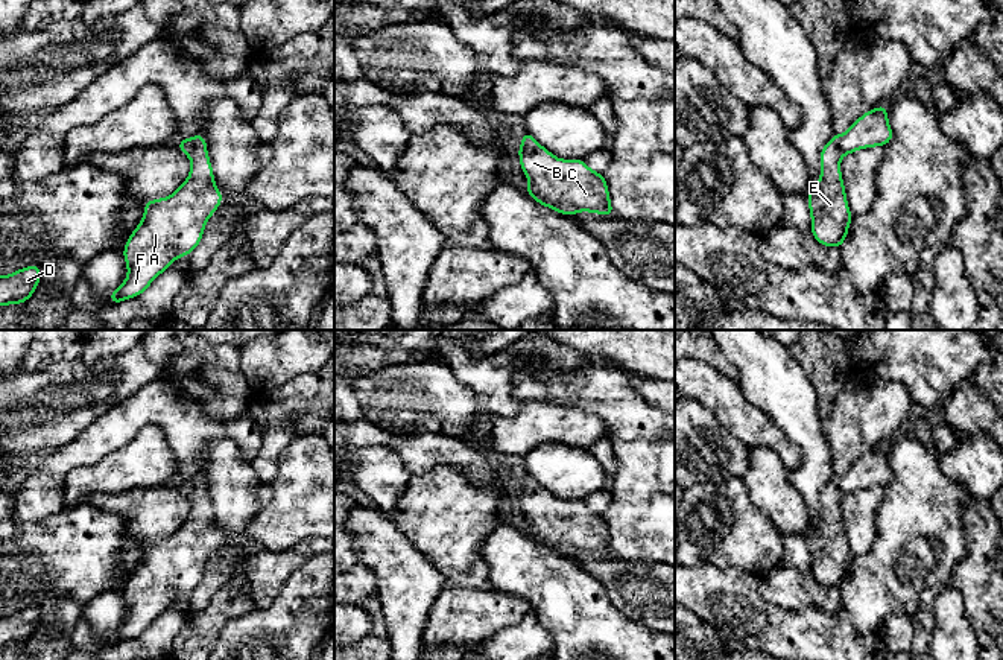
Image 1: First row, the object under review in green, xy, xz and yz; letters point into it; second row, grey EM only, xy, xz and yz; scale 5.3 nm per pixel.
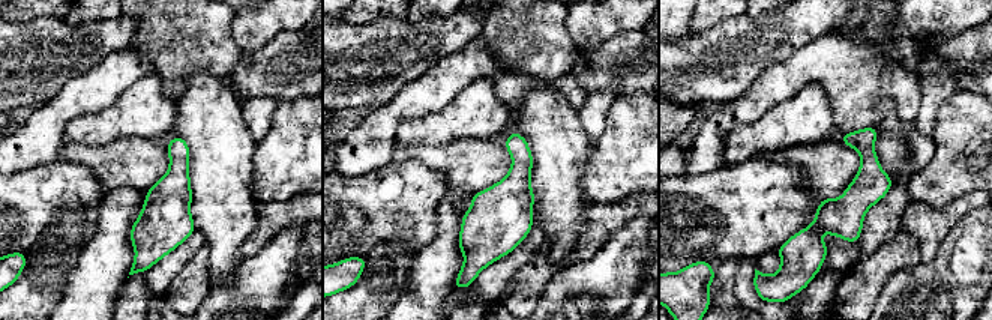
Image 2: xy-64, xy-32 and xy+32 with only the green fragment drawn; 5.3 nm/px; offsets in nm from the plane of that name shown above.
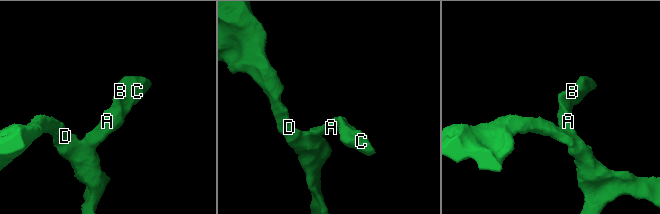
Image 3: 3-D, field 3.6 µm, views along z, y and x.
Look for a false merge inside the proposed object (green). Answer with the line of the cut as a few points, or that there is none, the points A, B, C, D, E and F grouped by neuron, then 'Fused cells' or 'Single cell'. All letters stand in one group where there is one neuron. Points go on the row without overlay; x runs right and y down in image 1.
No split. Groups: A B C D E F. Single cell

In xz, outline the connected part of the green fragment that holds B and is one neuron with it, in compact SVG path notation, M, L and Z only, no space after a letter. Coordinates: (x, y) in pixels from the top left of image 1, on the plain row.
M527 471L518 496L529 523L526 534L538 544L565 557L579 552L614 555L603 516L591 511L584 500L556 499Z

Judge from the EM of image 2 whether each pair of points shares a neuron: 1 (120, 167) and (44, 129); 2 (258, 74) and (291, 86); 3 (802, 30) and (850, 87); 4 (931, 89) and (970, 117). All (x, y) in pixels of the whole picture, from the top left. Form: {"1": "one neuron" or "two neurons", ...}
{"1": "two neurons", "2": "one neuron", "3": "two neurons", "4": "two neurons"}

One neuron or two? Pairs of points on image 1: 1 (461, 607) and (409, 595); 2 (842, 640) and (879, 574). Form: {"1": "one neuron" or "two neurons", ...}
{"1": "two neurons", "2": "two neurons"}

